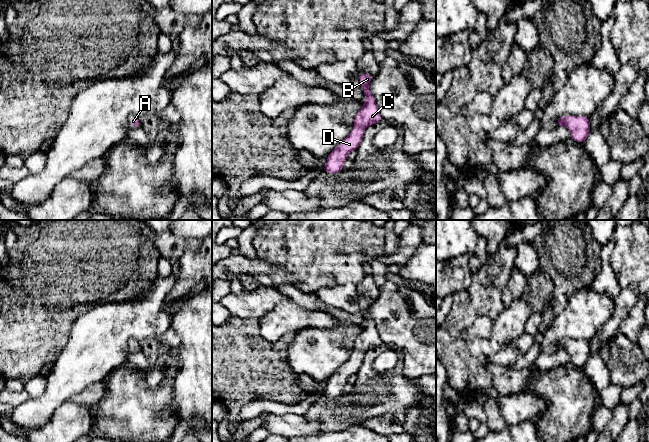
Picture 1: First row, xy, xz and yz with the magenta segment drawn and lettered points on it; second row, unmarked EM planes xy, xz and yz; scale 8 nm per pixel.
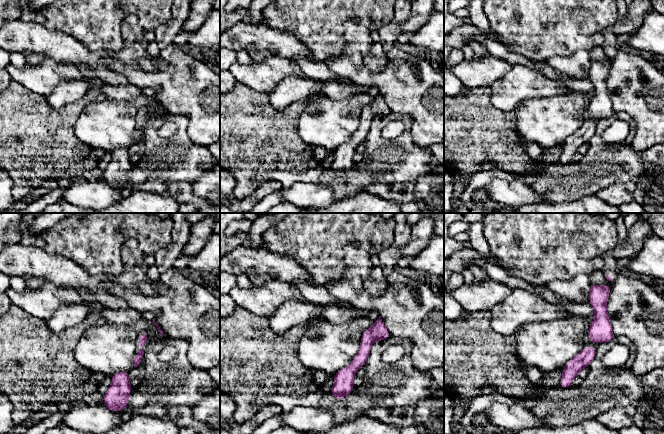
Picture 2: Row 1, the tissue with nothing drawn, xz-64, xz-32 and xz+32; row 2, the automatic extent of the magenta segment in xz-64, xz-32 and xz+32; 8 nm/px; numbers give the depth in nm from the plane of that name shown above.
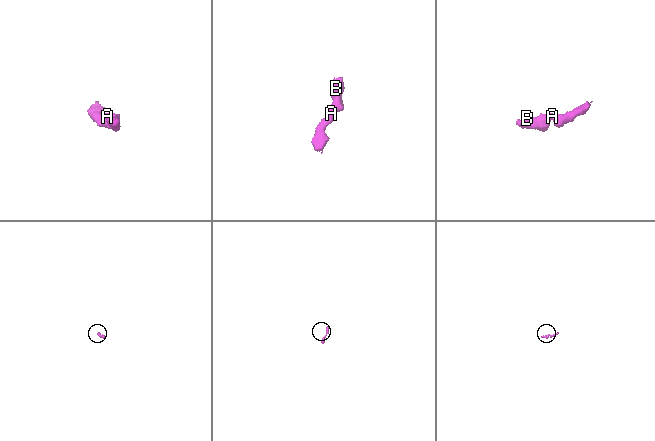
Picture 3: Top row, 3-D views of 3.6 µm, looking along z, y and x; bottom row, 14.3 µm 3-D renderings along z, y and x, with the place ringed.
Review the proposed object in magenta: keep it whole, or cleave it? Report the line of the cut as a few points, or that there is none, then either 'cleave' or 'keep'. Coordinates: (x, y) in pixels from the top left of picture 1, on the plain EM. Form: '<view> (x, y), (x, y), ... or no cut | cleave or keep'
no cut | keep

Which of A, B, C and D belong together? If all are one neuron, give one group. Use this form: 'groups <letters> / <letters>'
groups A B C D

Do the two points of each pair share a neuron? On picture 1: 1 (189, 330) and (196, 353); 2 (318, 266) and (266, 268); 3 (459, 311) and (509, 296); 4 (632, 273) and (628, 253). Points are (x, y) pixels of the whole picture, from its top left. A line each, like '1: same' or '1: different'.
1: same
2: different
3: different
4: same

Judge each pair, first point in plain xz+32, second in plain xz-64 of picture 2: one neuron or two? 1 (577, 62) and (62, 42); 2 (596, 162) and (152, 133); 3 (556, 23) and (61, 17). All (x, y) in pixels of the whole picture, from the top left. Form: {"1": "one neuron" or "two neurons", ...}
{"1": "two neurons", "2": "one neuron", "3": "one neuron"}

